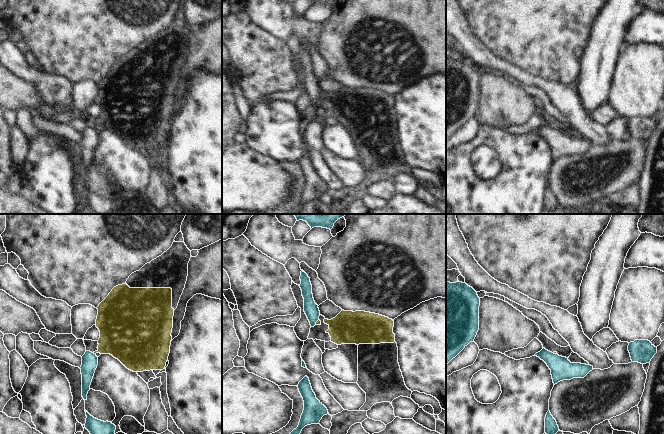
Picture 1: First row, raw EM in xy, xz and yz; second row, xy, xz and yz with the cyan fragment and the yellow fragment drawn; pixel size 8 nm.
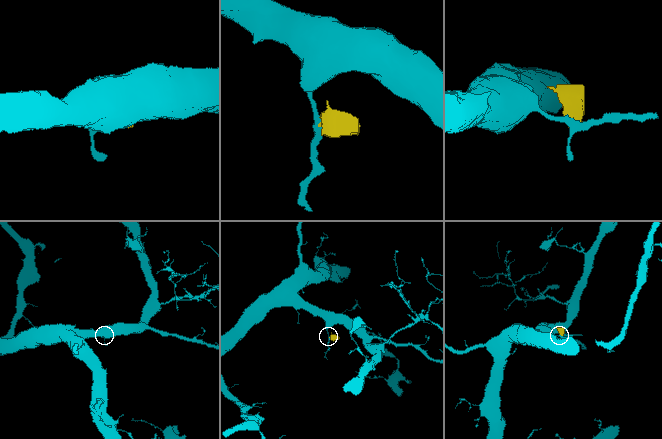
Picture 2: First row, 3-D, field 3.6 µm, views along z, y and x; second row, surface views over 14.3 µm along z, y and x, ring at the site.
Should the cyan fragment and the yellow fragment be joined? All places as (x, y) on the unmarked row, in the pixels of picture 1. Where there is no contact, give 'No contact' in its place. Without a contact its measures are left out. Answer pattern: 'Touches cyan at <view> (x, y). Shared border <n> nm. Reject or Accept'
Touches cyan at xy (93, 129). Shared border 30 nm. Reject

